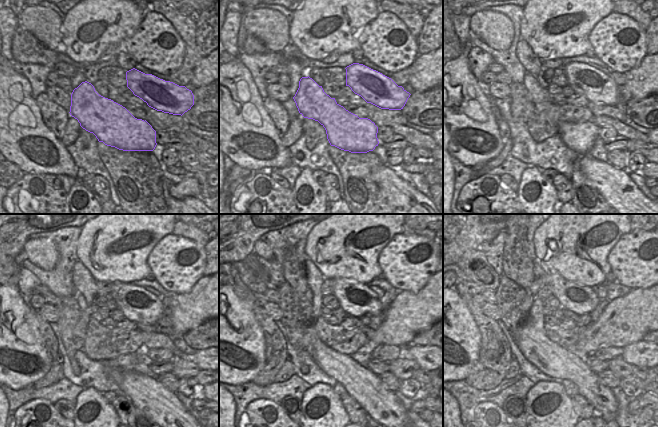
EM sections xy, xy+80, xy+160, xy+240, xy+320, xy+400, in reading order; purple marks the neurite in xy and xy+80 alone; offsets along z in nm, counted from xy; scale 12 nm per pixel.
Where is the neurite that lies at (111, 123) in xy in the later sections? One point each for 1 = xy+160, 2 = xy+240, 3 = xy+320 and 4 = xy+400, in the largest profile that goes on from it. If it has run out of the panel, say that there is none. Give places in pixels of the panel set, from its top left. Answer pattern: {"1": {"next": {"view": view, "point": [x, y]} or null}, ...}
{"1": {"next": {"view": "xy+160", "point": [580, 137]}}, "2": {"next": {"view": "xy+240", "point": [81, 300]}}, "3": {"next": {"view": "xy+320", "point": [308, 293]}}, "4": {"next": {"view": "xy+400", "point": [576, 298]}}}

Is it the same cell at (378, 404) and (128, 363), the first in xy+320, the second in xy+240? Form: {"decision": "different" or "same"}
{"decision": "different"}

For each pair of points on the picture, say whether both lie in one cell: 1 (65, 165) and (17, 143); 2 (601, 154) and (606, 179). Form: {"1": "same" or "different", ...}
{"1": "same", "2": "different"}

